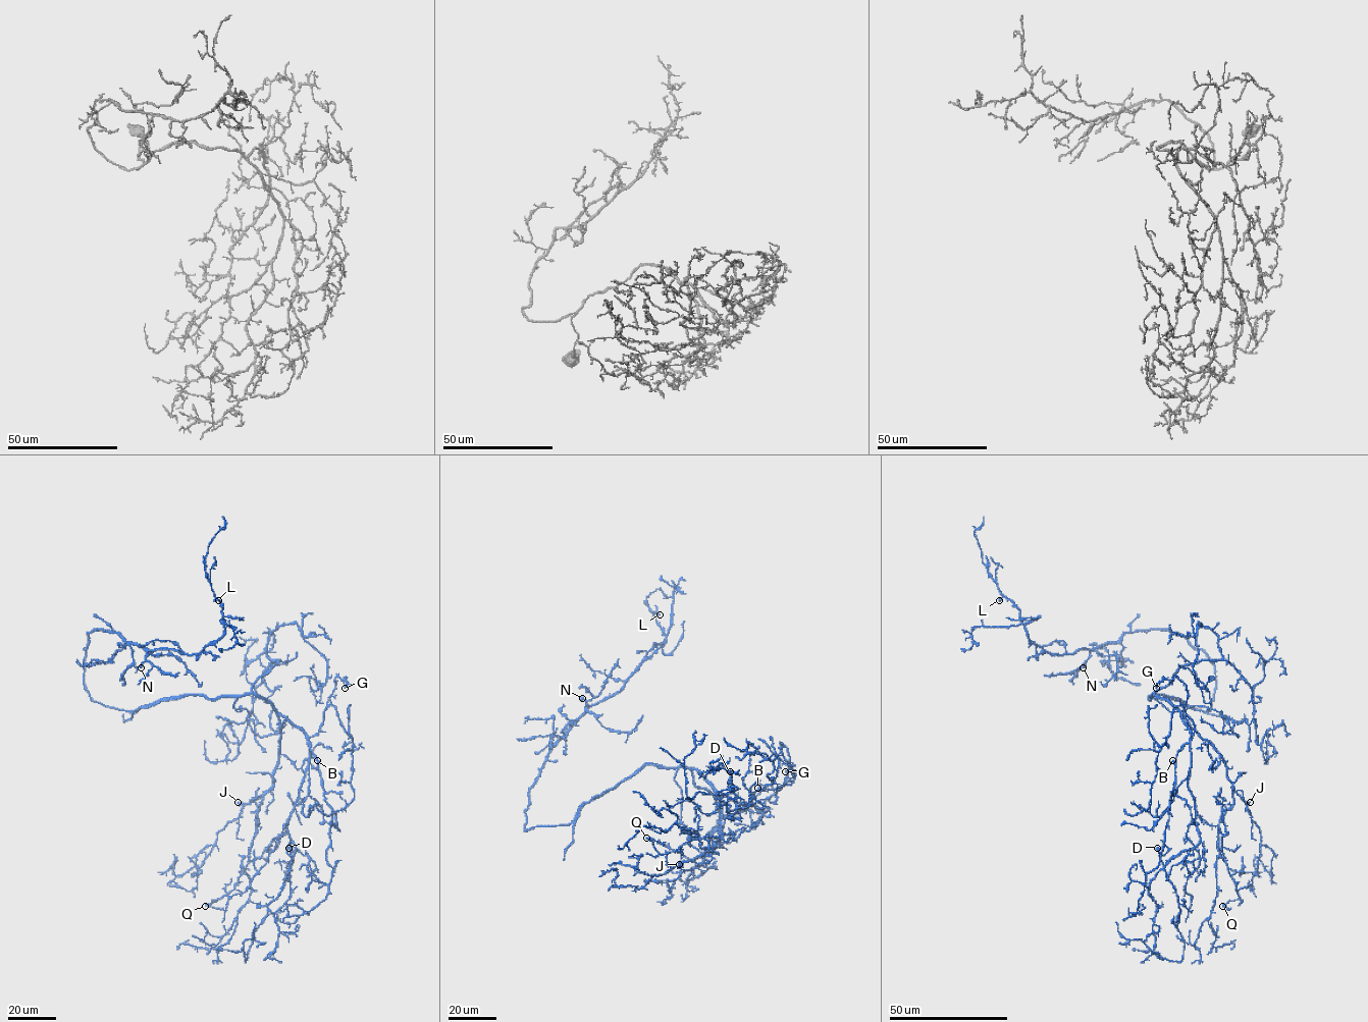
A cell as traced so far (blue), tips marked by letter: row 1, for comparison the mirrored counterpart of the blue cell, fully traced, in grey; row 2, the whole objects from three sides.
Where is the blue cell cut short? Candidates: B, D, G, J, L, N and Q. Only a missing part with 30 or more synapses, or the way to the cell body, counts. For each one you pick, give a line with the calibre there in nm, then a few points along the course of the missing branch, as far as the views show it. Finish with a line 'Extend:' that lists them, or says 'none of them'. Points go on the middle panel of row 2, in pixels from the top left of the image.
J: 480 nm thick; missing branch runs (679, 864), (675, 879), (677, 880), (665, 888), (637, 881)
Extend: J

